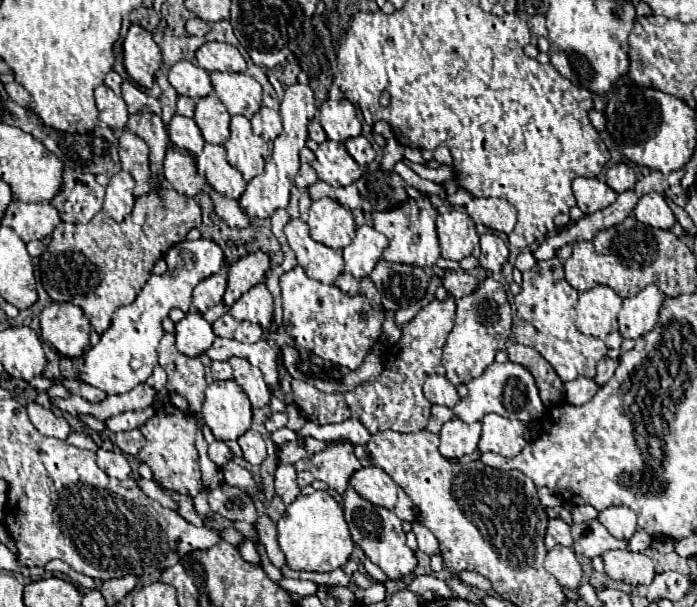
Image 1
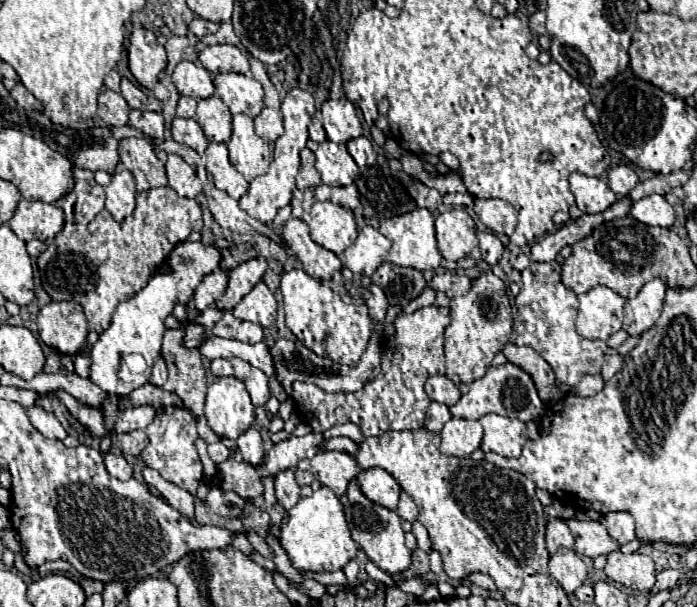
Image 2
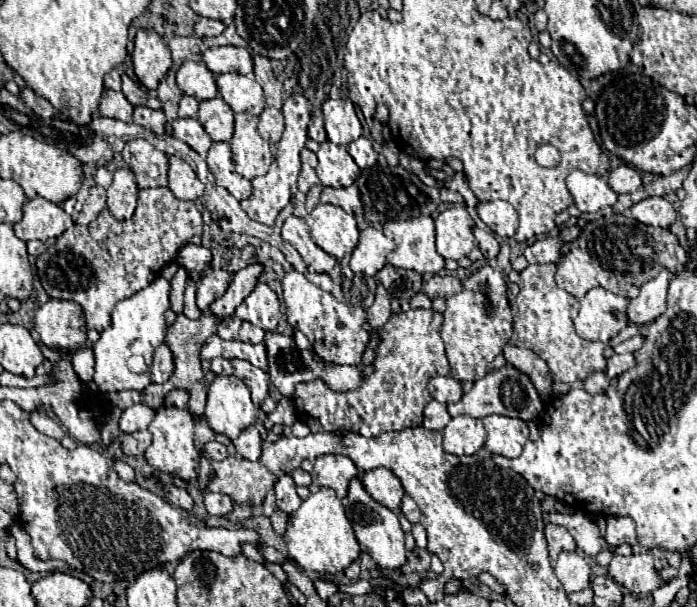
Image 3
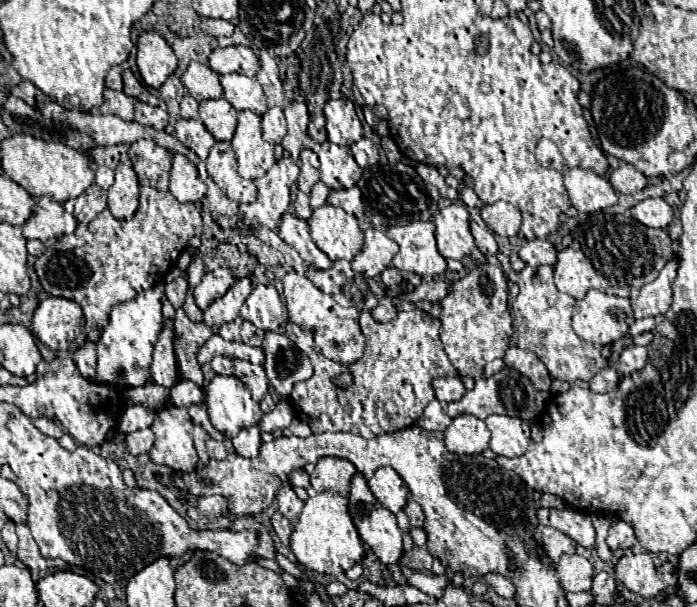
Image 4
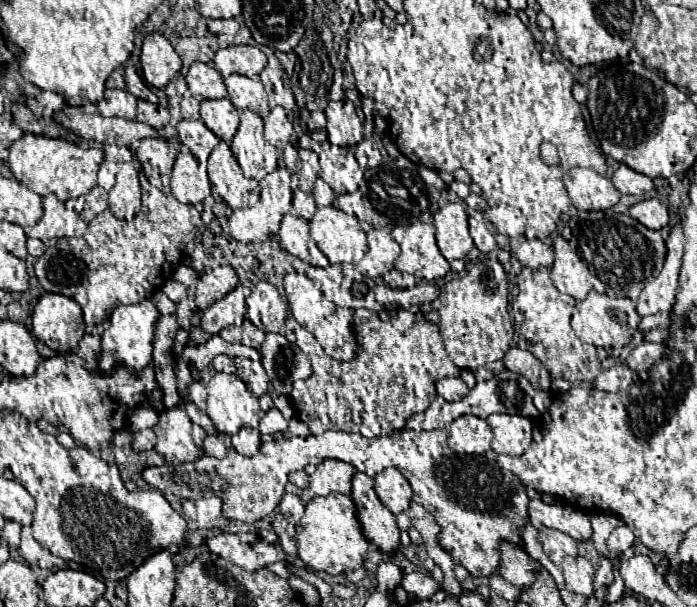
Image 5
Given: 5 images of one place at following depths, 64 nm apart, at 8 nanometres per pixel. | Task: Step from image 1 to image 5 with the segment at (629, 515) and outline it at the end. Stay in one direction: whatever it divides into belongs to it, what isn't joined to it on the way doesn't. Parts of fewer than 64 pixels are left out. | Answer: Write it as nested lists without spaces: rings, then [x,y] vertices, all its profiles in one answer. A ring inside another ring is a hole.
[[[618,526],[608,536],[606,544],[608,544],[610,556],[618,556],[618,554],[622,554],[624,550],[628,550],[634,544],[634,534],[632,534],[632,530],[628,526]]]

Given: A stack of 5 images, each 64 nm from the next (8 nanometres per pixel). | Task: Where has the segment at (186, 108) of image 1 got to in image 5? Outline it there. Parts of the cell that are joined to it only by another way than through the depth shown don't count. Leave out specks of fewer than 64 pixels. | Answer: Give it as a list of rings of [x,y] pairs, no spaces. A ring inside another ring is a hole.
[[[190,94],[182,98],[180,110],[182,110],[182,118],[198,118],[198,102]]]

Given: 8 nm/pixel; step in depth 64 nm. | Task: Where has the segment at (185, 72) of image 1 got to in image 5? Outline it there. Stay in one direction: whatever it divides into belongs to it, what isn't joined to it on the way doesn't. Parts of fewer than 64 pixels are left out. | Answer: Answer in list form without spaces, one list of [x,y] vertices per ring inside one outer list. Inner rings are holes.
[[[194,62],[190,66],[190,70],[186,74],[186,86],[198,102],[228,96],[222,76],[212,66],[202,64],[202,62]]]

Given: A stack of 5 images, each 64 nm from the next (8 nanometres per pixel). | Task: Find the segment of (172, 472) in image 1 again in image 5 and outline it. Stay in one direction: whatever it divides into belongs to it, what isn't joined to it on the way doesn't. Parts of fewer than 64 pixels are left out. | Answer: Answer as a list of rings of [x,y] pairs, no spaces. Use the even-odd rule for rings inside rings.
[[[184,406],[160,412],[154,434],[158,438],[154,450],[170,464],[192,462],[200,456],[200,450],[192,442],[192,422]]]

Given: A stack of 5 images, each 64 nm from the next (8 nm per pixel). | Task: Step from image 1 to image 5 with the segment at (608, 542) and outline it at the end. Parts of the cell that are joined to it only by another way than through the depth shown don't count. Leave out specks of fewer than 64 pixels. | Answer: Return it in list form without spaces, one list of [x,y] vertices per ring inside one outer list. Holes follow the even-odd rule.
[[[532,500],[530,502],[530,520],[536,528],[554,528],[560,530],[568,536],[572,536],[574,540],[590,540],[592,536],[592,528],[590,528],[590,520],[588,516],[570,506],[556,506],[556,504],[544,504],[542,500]]]

